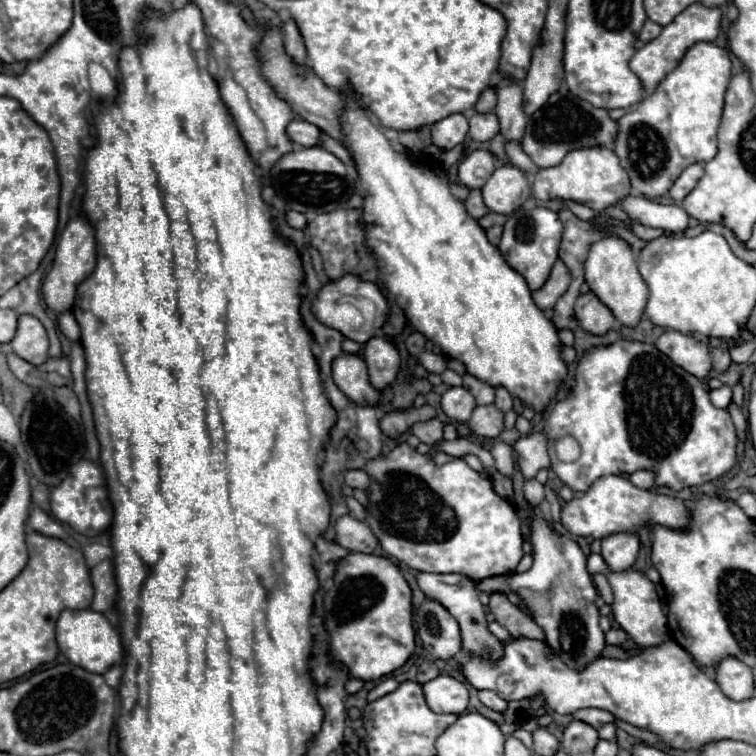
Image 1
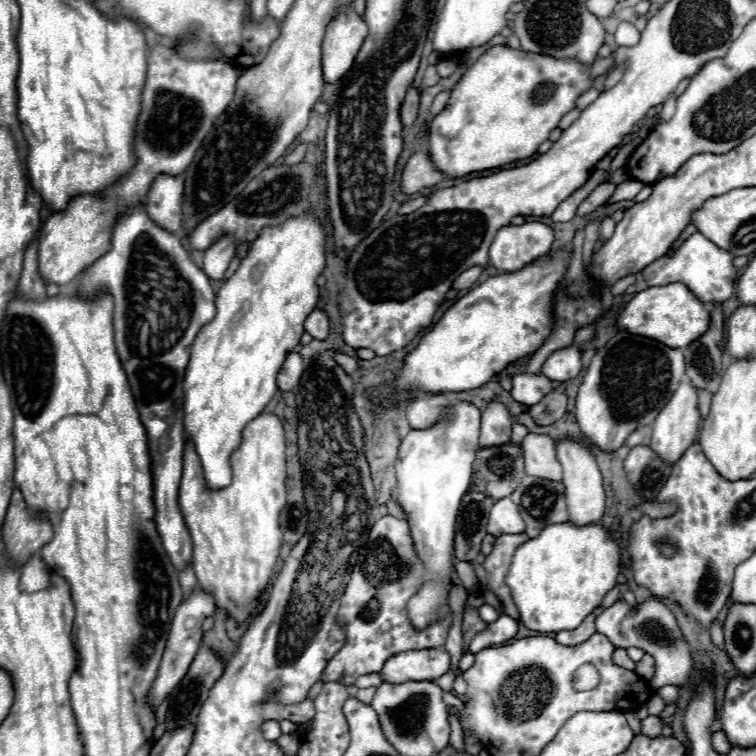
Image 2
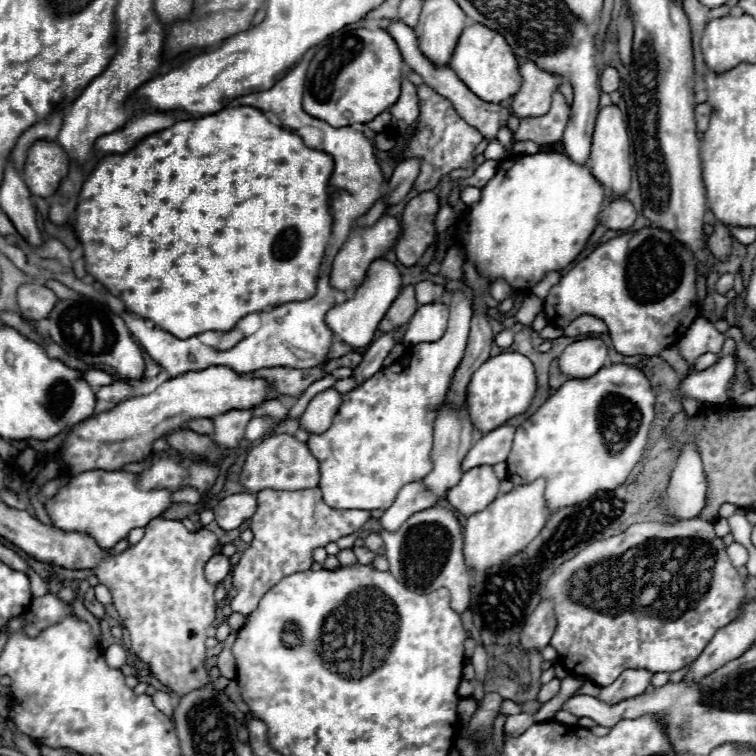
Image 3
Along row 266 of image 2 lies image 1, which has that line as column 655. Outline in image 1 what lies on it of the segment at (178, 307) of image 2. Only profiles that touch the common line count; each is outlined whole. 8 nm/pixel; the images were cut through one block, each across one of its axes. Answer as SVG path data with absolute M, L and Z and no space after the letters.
M698 42L650 96L618 120L612 150L620 158L634 192L646 198L664 196L684 168L714 158L730 68L724 48L714 42Z

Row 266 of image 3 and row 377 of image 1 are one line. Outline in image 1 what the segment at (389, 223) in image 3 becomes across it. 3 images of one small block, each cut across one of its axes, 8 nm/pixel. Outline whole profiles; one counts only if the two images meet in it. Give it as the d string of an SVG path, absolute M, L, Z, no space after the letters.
M346 354L334 358L332 362L332 378L336 386L358 404L374 404L378 400L378 390L374 390L368 382L368 372L362 356Z

